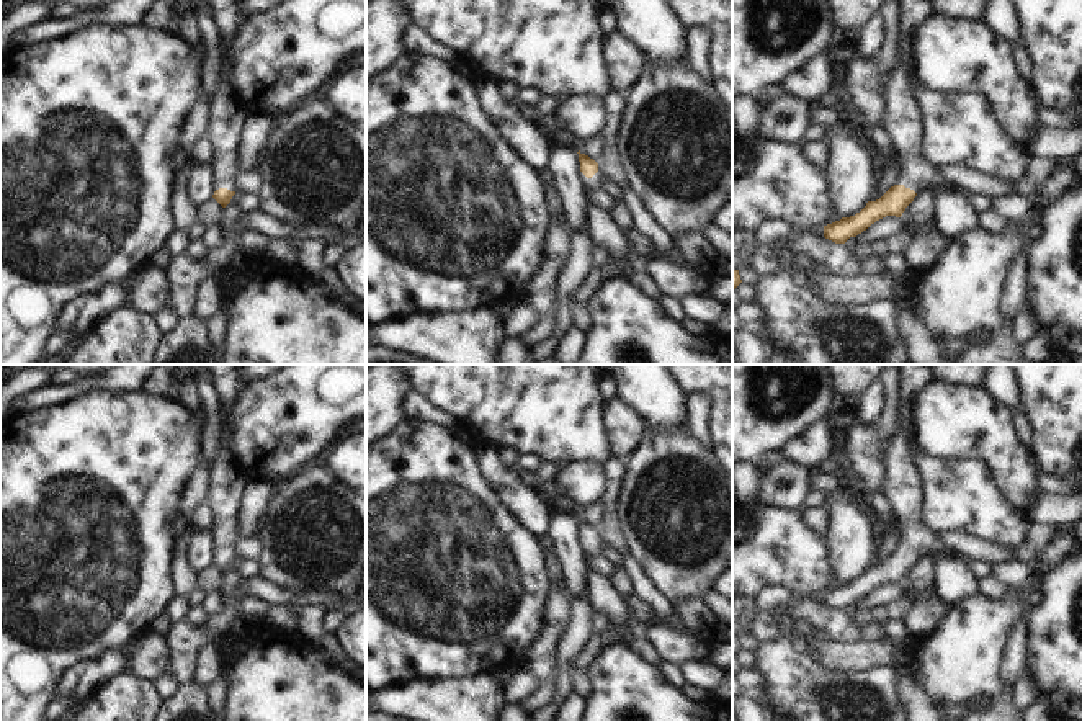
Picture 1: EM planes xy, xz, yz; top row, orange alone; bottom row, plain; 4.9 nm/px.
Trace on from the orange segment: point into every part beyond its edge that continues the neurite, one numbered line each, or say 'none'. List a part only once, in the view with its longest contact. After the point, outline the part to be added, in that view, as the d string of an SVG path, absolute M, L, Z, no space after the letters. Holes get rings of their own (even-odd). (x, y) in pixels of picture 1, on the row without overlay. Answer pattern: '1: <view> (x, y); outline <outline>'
1: xy (226, 483); outline M208 365L209 381L224 414L221 432L221 450L211 461L209 487L206 504L212 515L211 559L219 554L235 558L234 543L237 533L237 505L247 477L240 472L229 441L229 409L240 387L240 373L235 365Z

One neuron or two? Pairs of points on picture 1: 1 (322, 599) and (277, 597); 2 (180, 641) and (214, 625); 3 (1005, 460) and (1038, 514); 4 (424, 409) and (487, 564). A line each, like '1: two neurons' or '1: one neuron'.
1: one neuron
2: one neuron
3: two neurons
4: two neurons

